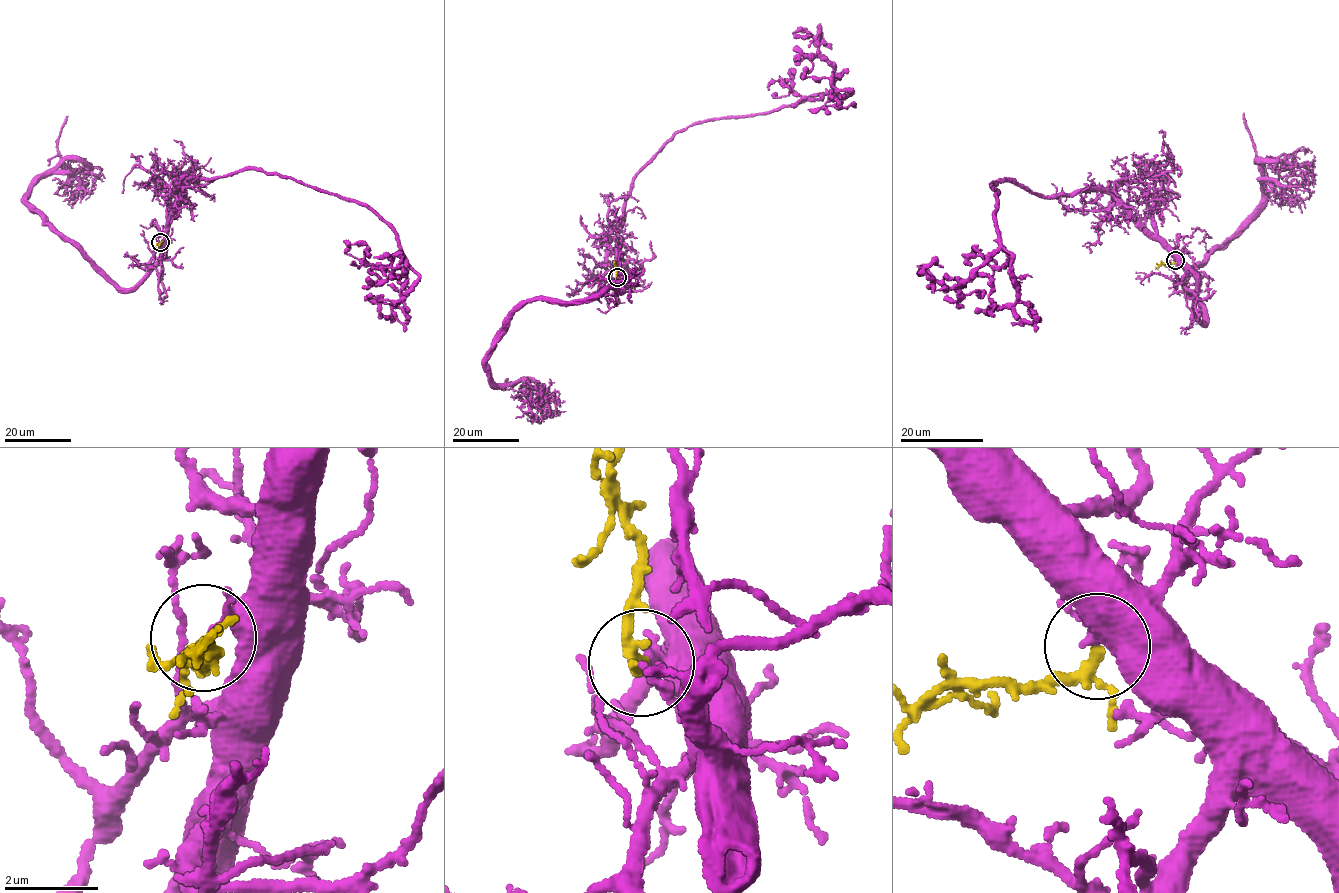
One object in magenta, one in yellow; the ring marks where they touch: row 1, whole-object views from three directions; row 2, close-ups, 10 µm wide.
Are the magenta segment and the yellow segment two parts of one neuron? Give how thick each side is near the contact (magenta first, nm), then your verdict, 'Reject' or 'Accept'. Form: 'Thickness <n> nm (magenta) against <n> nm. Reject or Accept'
Thickness 320 nm (magenta) against 180 nm. Accept

